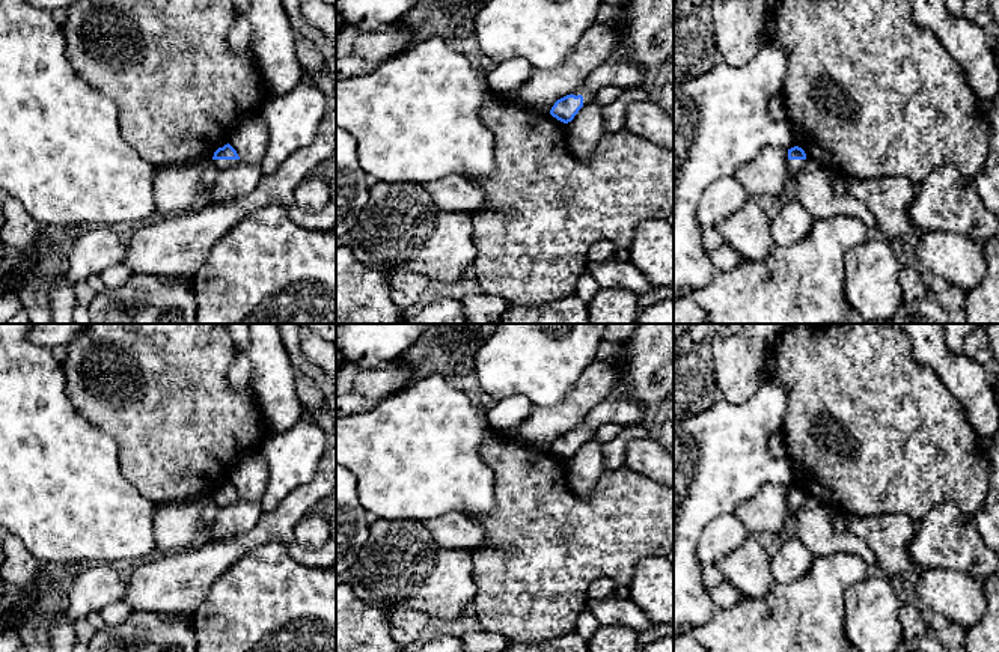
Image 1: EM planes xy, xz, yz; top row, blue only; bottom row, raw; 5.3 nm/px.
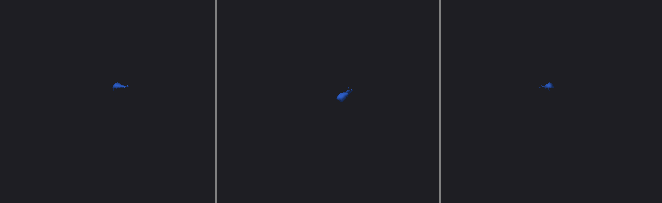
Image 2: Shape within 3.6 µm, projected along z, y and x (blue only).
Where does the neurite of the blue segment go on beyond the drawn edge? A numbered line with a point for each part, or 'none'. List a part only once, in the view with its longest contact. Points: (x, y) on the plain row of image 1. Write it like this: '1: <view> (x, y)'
1: xy (220, 502)

